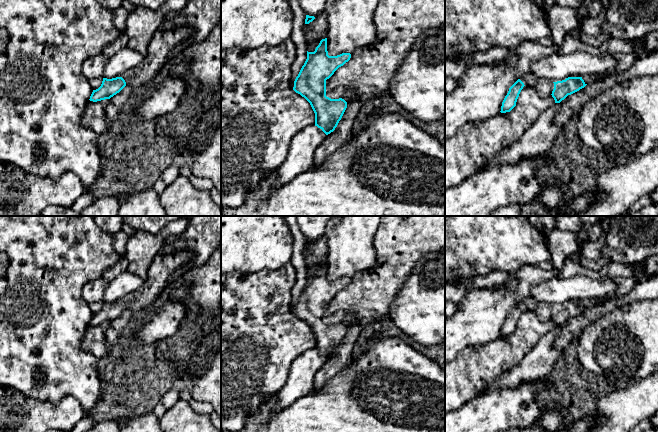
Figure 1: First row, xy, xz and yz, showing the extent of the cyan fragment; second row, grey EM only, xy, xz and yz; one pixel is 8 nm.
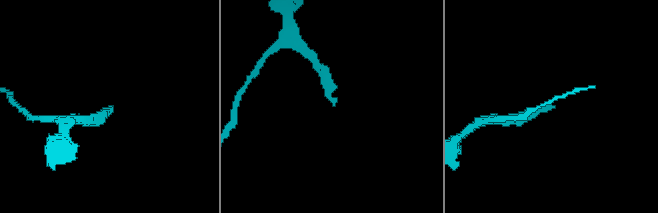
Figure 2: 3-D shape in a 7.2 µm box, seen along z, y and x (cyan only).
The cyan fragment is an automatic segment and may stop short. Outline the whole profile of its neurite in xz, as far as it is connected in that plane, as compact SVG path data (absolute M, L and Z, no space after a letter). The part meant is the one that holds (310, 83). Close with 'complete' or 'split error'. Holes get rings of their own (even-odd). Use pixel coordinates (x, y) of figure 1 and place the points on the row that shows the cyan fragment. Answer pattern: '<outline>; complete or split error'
M327 38L322 39L314 52L307 51L307 59L294 81L293 90L310 103L315 113L315 126L326 135L333 132L341 120L347 108L343 96L348 93L343 86L327 92L326 80L350 58L350 53L329 56Z; split error

